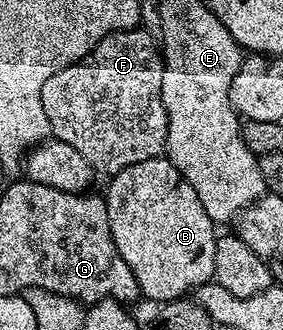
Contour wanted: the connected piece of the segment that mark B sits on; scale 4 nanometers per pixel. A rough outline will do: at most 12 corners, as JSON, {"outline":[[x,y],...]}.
{"outline":[[168,157],[103,197],[146,299],[213,278],[218,231]]}

